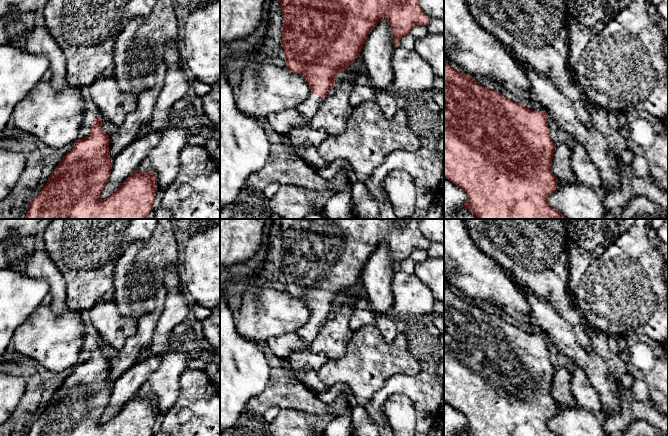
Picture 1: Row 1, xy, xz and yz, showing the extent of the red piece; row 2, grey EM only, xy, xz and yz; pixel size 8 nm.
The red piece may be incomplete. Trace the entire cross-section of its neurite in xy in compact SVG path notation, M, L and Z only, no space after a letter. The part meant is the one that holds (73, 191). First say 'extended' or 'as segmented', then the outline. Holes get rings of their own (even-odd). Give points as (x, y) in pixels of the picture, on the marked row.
extended | M89 95L84 101L84 126L90 128L87 137L78 139L70 152L63 156L41 191L30 201L25 219L145 219L153 209L157 192L157 177L153 172L137 172L128 177L109 197L101 200L100 195L110 176L112 159L109 153L109 136L101 126L98 109Z

